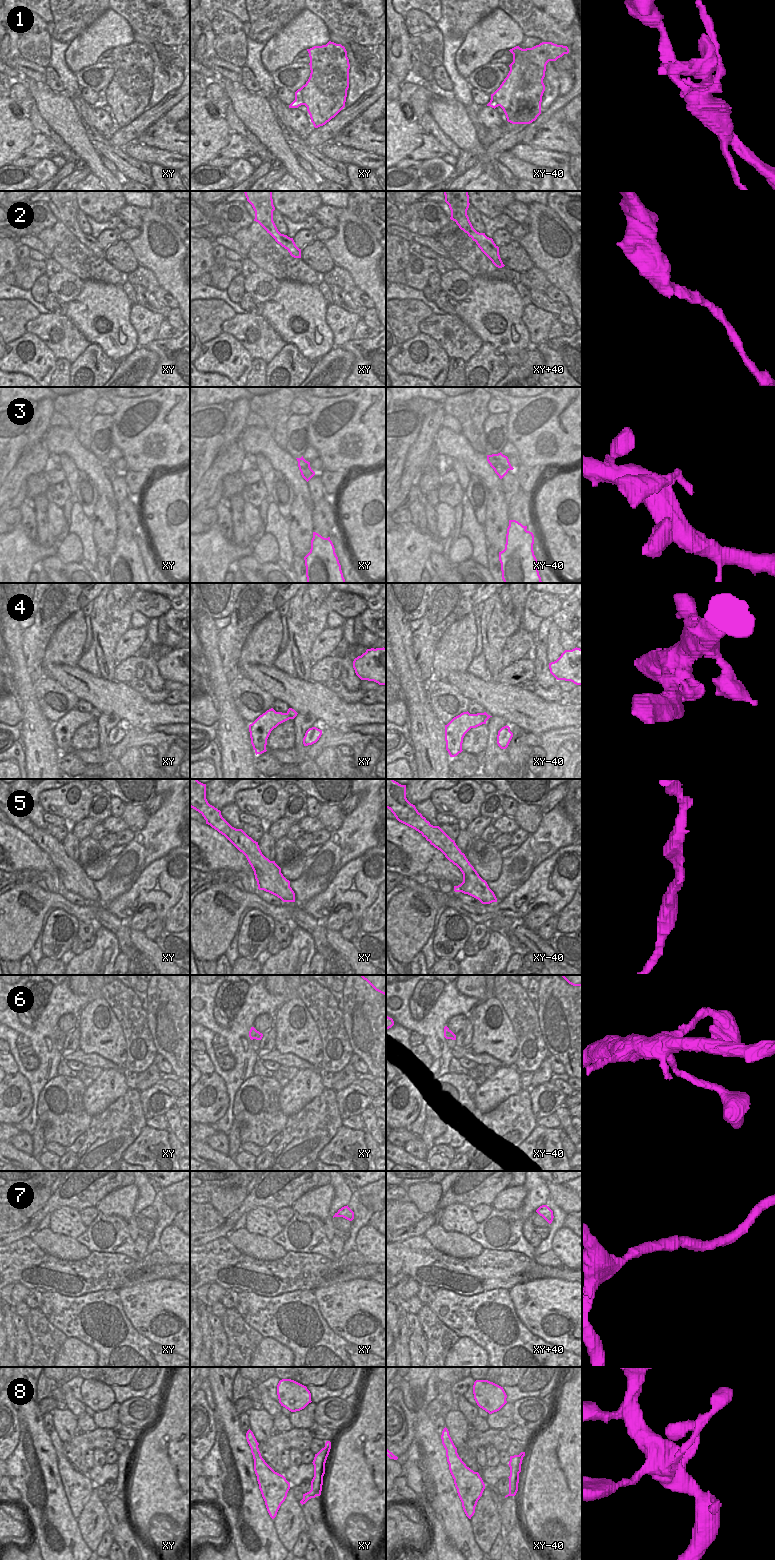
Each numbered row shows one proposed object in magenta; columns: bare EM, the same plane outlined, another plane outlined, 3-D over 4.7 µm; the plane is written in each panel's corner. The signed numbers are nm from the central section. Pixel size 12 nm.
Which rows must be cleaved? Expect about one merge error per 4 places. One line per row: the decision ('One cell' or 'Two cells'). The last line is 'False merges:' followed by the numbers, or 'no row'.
1: Two cells
2: One cell
3: One cell
4: One cell
5: One cell
6: Two cells
7: One cell
8: One cell
False merges: 1, 6

